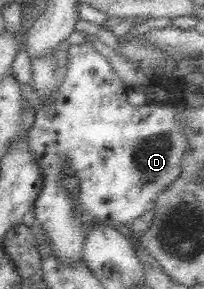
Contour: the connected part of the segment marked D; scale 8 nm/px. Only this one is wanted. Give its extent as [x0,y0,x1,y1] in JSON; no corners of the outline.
[24,43,188,263]

